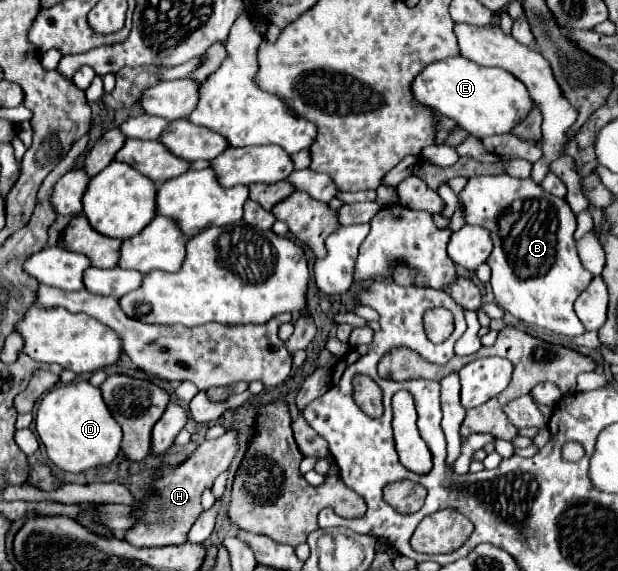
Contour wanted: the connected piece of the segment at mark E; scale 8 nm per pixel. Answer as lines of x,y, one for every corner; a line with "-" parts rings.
458,55
428,64
412,82
414,98
444,116
450,116
474,138
490,138
510,132
532,108
528,90
512,74
497,67
484,67

